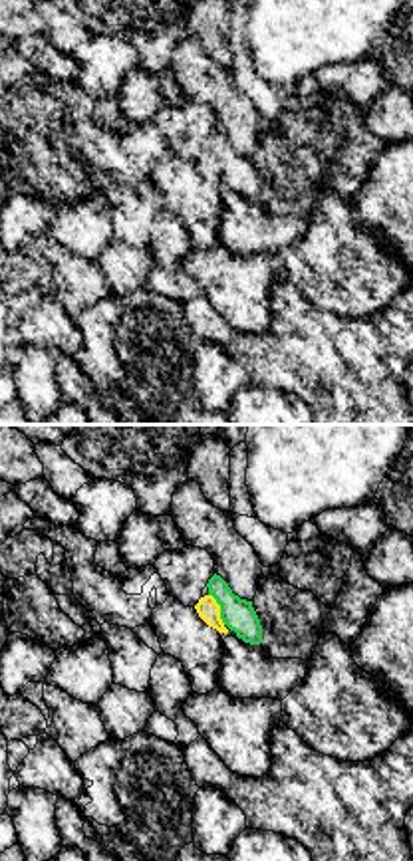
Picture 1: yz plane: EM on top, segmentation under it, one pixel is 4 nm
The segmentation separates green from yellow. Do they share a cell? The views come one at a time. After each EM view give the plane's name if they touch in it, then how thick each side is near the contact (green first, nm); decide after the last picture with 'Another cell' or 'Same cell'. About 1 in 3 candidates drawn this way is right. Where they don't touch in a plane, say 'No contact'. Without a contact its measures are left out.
Touches green in yz. Thickness 140 nm (green) against 90 nm

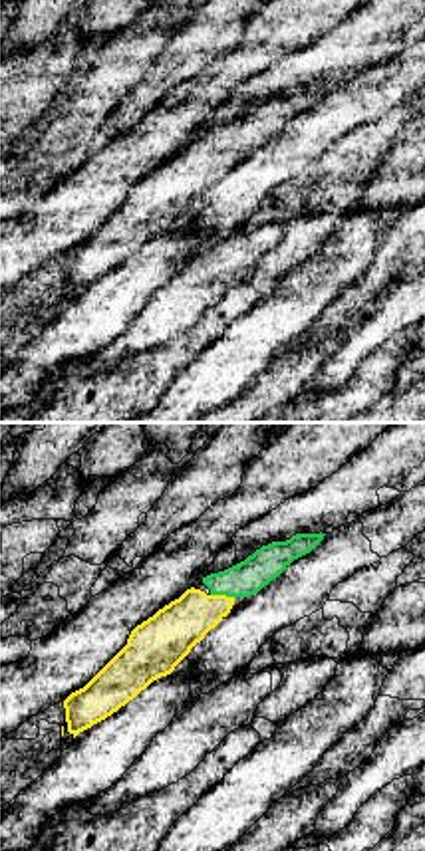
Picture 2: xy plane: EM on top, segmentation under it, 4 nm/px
Touches green in xy. Thickness 140 nm (green) against 200 nm

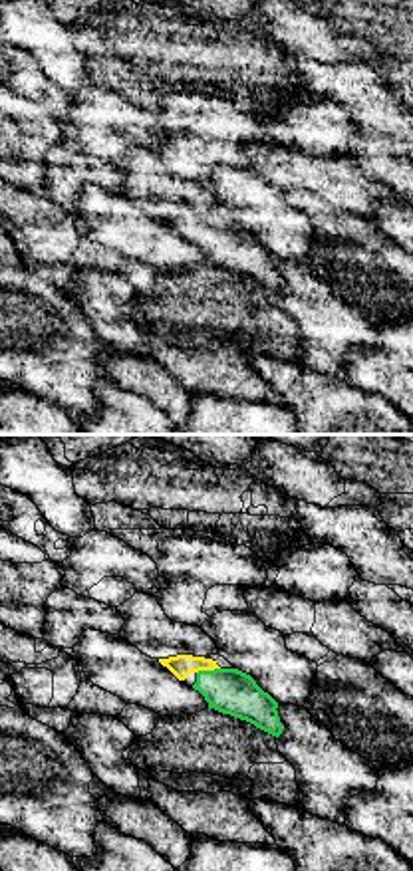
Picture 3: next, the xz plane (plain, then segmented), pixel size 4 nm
Touches green in xz. Thickness 190 nm (green) against 90 nm

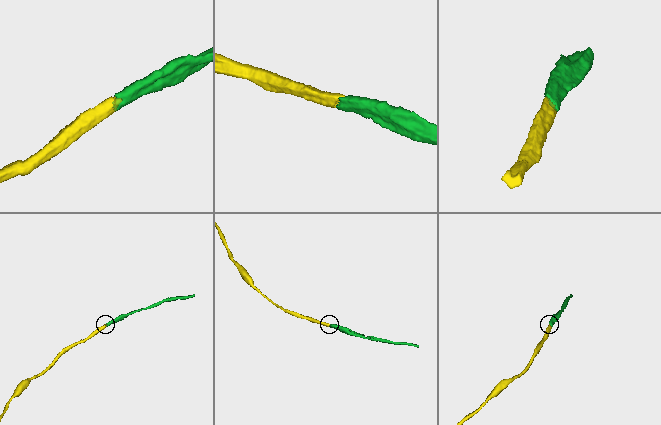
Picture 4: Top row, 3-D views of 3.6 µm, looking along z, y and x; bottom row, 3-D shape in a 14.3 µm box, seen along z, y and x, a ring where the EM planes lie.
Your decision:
Same cell

